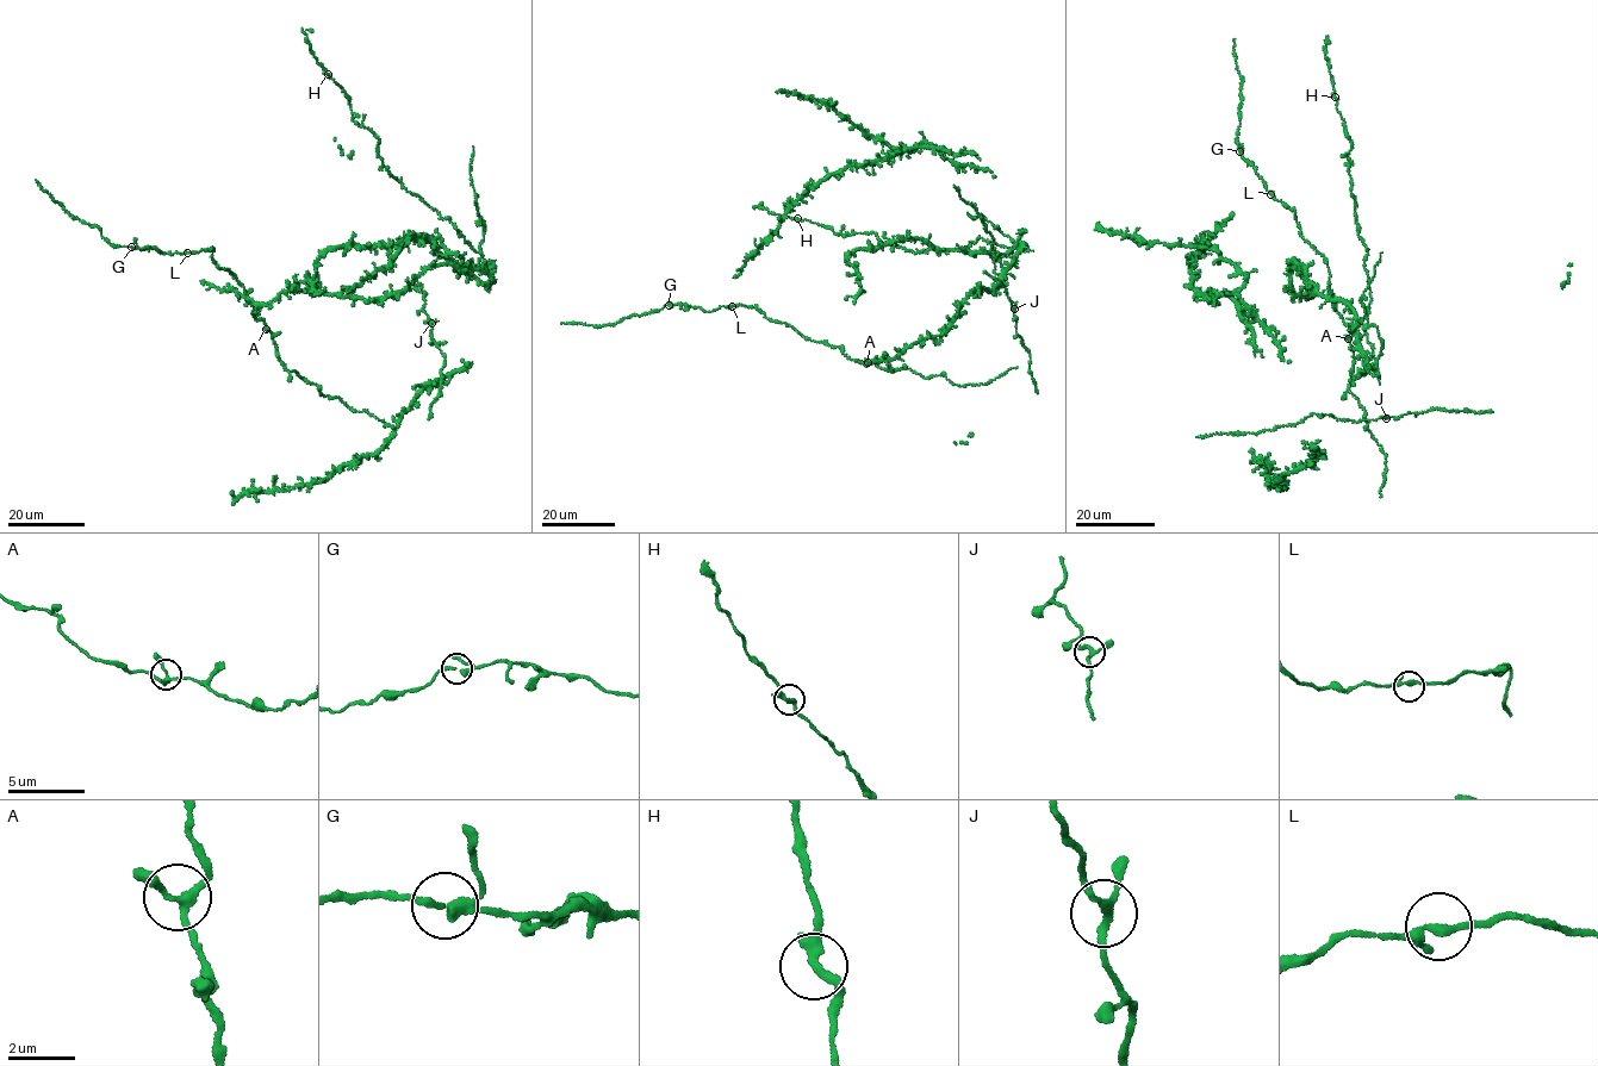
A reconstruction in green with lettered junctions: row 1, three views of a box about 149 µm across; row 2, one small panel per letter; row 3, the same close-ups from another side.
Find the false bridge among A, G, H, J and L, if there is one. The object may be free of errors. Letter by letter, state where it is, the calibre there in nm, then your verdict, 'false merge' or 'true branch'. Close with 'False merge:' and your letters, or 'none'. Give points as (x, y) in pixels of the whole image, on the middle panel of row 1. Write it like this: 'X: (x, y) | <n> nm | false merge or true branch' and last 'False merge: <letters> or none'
A: (868, 362) | 240 nm | true branch
G: (669, 305) | 240 nm | true branch
H: (797, 218) | 220 nm | true branch
J: (1014, 309) | 190 nm | true branch
L: (732, 306) | 240 nm | true branch
False merge: none

